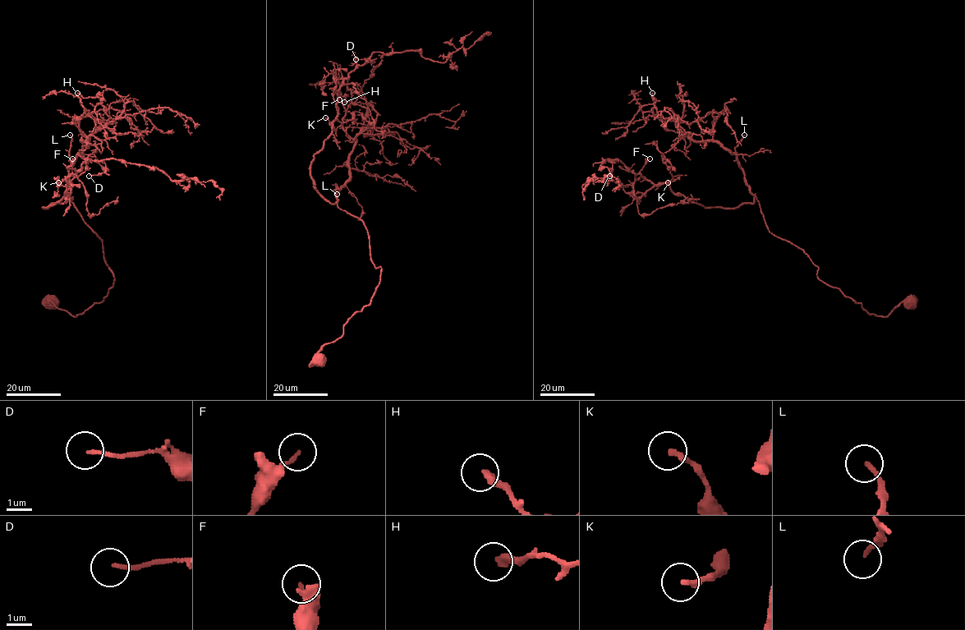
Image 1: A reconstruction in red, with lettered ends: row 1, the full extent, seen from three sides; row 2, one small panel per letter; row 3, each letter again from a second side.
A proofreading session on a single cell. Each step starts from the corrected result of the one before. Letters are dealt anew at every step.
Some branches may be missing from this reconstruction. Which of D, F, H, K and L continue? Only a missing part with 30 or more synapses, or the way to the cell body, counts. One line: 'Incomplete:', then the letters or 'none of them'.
Incomplete: none of them

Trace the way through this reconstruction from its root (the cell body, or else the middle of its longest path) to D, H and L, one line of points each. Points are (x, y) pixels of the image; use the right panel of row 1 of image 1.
D: (911, 302), (870, 314), (769, 231), (755, 196), (705, 208), (619, 161), (609, 176)
H: (911, 302), (876, 316), (822, 282), (801, 249), (769, 231), (736, 156), (686, 136), (657, 112), (652, 93)
L: (911, 302), (887, 316), (870, 314), (822, 282), (801, 249), (769, 231), (737, 162), (735, 147), (744, 135)

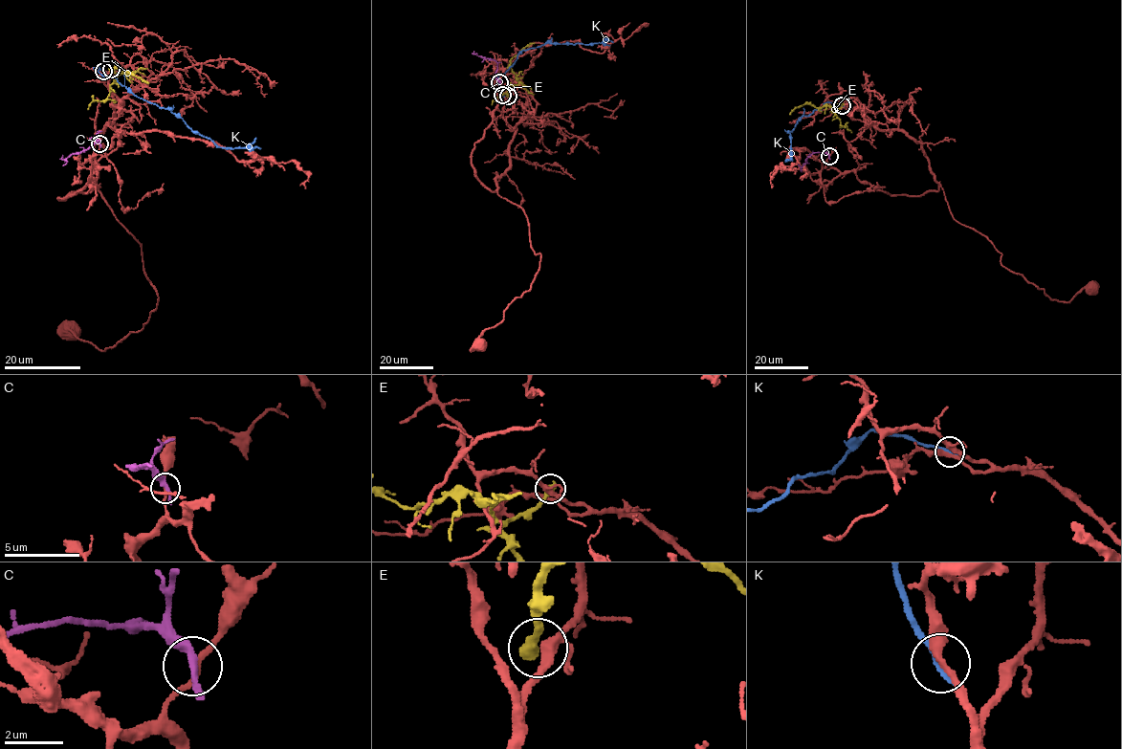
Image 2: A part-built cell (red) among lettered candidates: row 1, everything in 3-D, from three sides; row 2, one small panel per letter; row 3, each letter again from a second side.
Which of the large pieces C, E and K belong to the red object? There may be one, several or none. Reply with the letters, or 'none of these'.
none of these

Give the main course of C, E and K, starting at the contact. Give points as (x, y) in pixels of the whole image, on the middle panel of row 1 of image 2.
C: (499, 81), (494, 76), (497, 63), (474, 55), (473, 51)
E: (508, 95), (510, 87), (517, 83), (510, 66), (511, 59), (534, 42)
K: (502, 95), (497, 77), (511, 67), (523, 50), (549, 43), (613, 42)

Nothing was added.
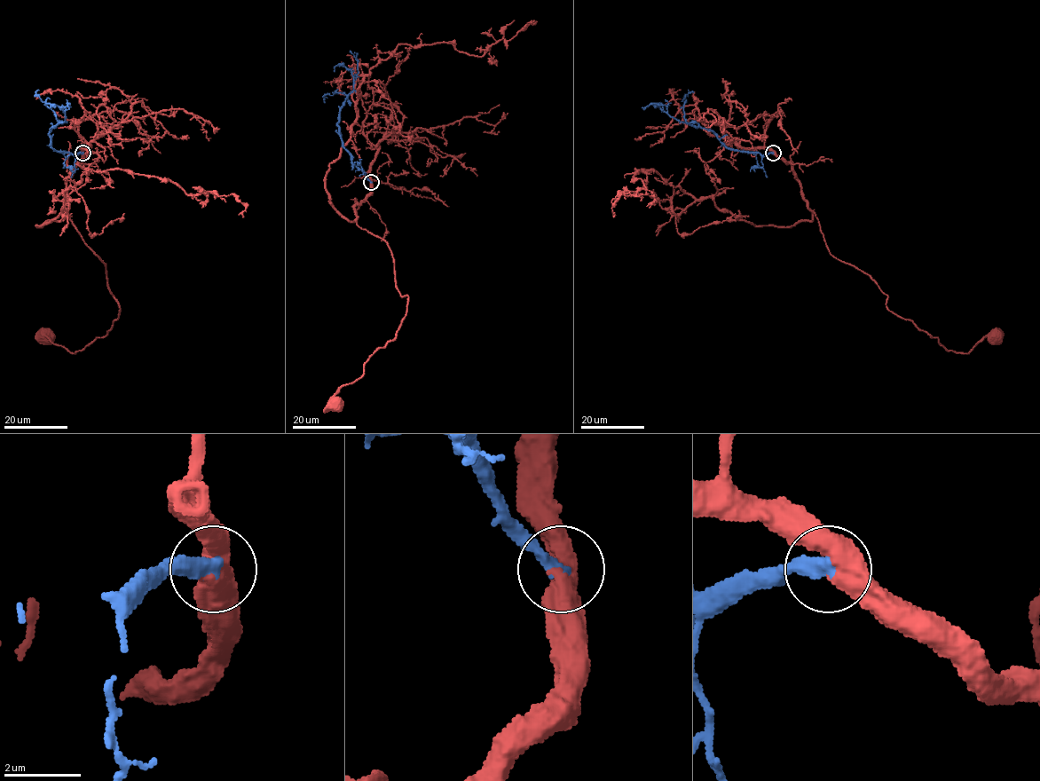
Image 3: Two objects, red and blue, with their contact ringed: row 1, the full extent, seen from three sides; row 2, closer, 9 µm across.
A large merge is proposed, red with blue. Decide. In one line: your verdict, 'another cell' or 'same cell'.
same cell

